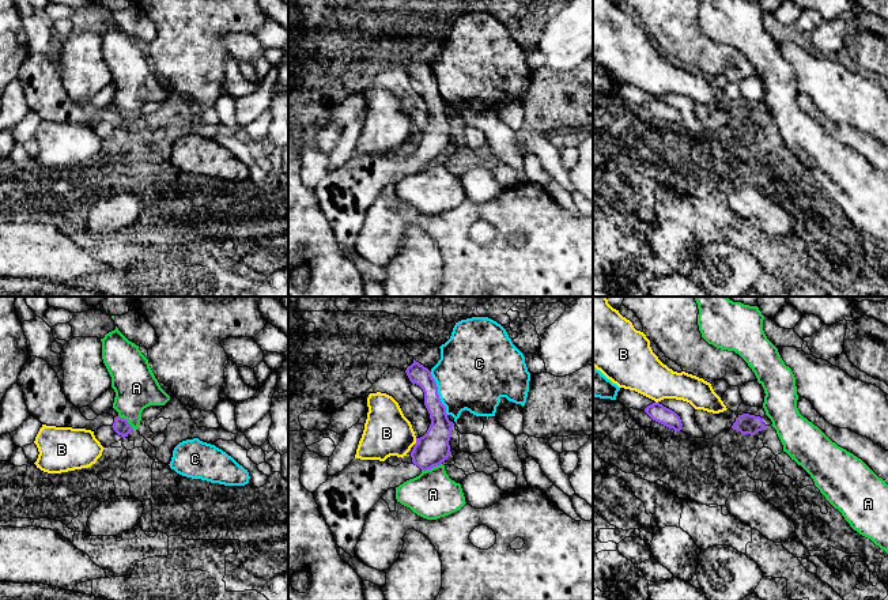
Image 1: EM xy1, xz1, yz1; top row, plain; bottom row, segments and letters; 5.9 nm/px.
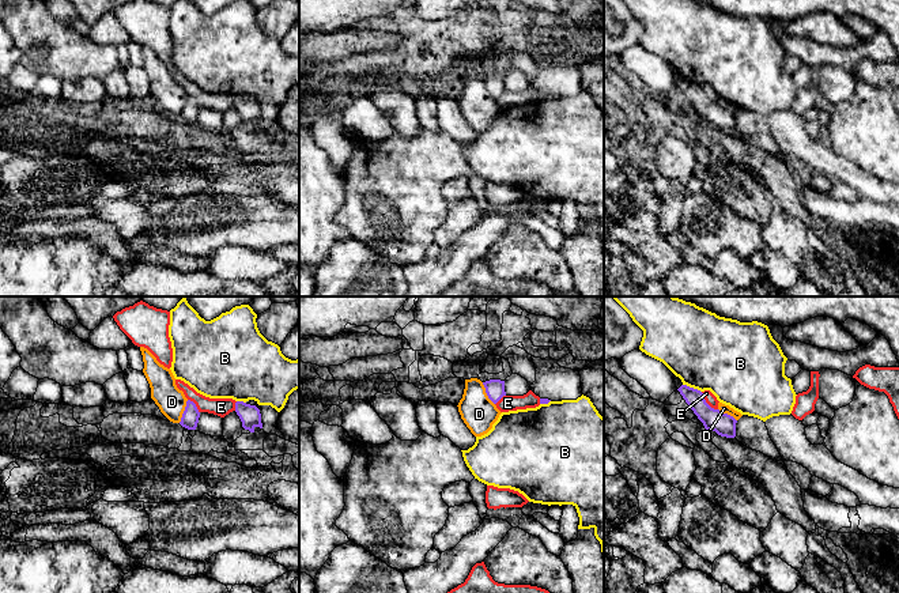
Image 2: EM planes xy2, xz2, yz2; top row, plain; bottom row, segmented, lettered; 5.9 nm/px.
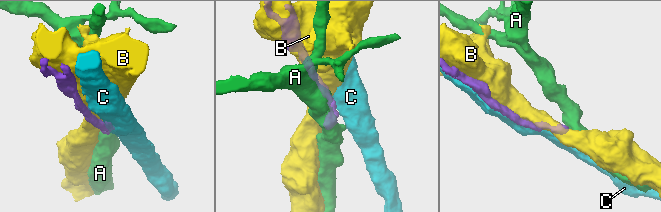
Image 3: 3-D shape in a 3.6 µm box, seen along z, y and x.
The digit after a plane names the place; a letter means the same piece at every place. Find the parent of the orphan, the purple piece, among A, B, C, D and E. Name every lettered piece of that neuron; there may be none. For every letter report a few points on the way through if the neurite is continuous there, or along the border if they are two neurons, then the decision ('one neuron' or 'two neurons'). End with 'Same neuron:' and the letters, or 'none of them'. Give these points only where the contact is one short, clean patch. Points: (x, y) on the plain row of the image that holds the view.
A: border xz1 (441, 158), (422, 166); two neurons
B: two neurons
C: border xz1 (430, 67), (438, 93), (448, 109); two neurons
D: border xy2 (188, 95), (178, 117); two neurons
E: border yz2 (701, 87), (703, 94), (717, 105); two neurons
Same neuron: none of them

